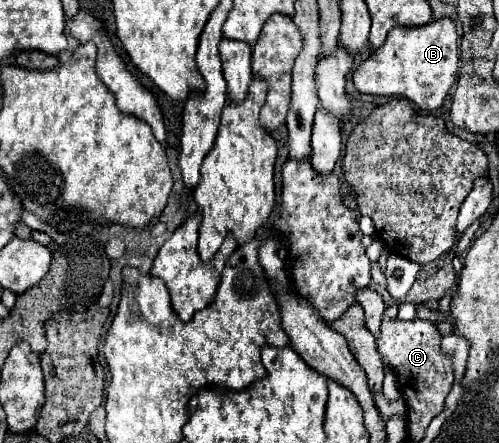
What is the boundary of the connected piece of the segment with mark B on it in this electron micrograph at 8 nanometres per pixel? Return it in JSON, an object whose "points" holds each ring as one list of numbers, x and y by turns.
{"points":[[440,18,420,28,392,28,384,46,374,50,372,56,354,70,354,86,364,94,400,96,422,110,436,110,456,80,458,62,458,32,454,20]]}

